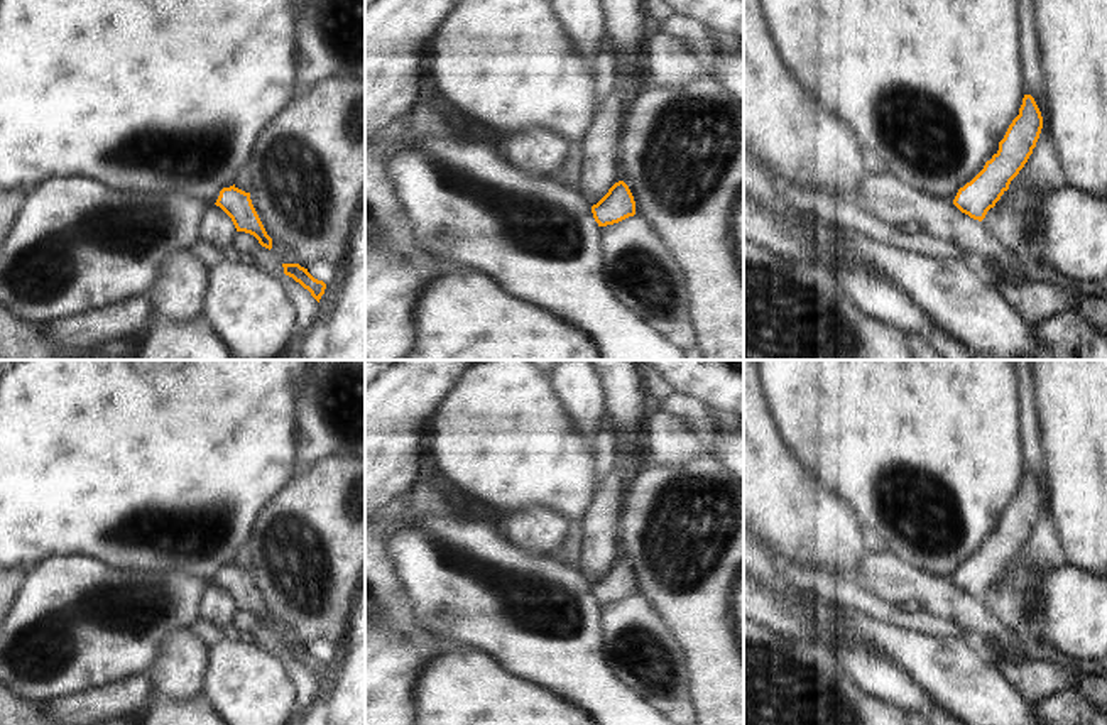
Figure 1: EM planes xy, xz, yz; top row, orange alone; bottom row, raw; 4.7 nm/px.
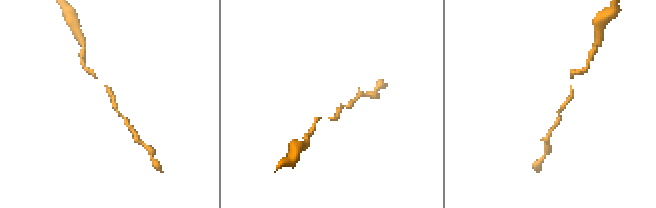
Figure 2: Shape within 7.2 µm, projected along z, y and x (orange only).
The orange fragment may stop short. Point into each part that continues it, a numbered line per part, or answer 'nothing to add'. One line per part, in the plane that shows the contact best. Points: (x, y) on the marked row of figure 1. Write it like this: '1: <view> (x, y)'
nothing to add

